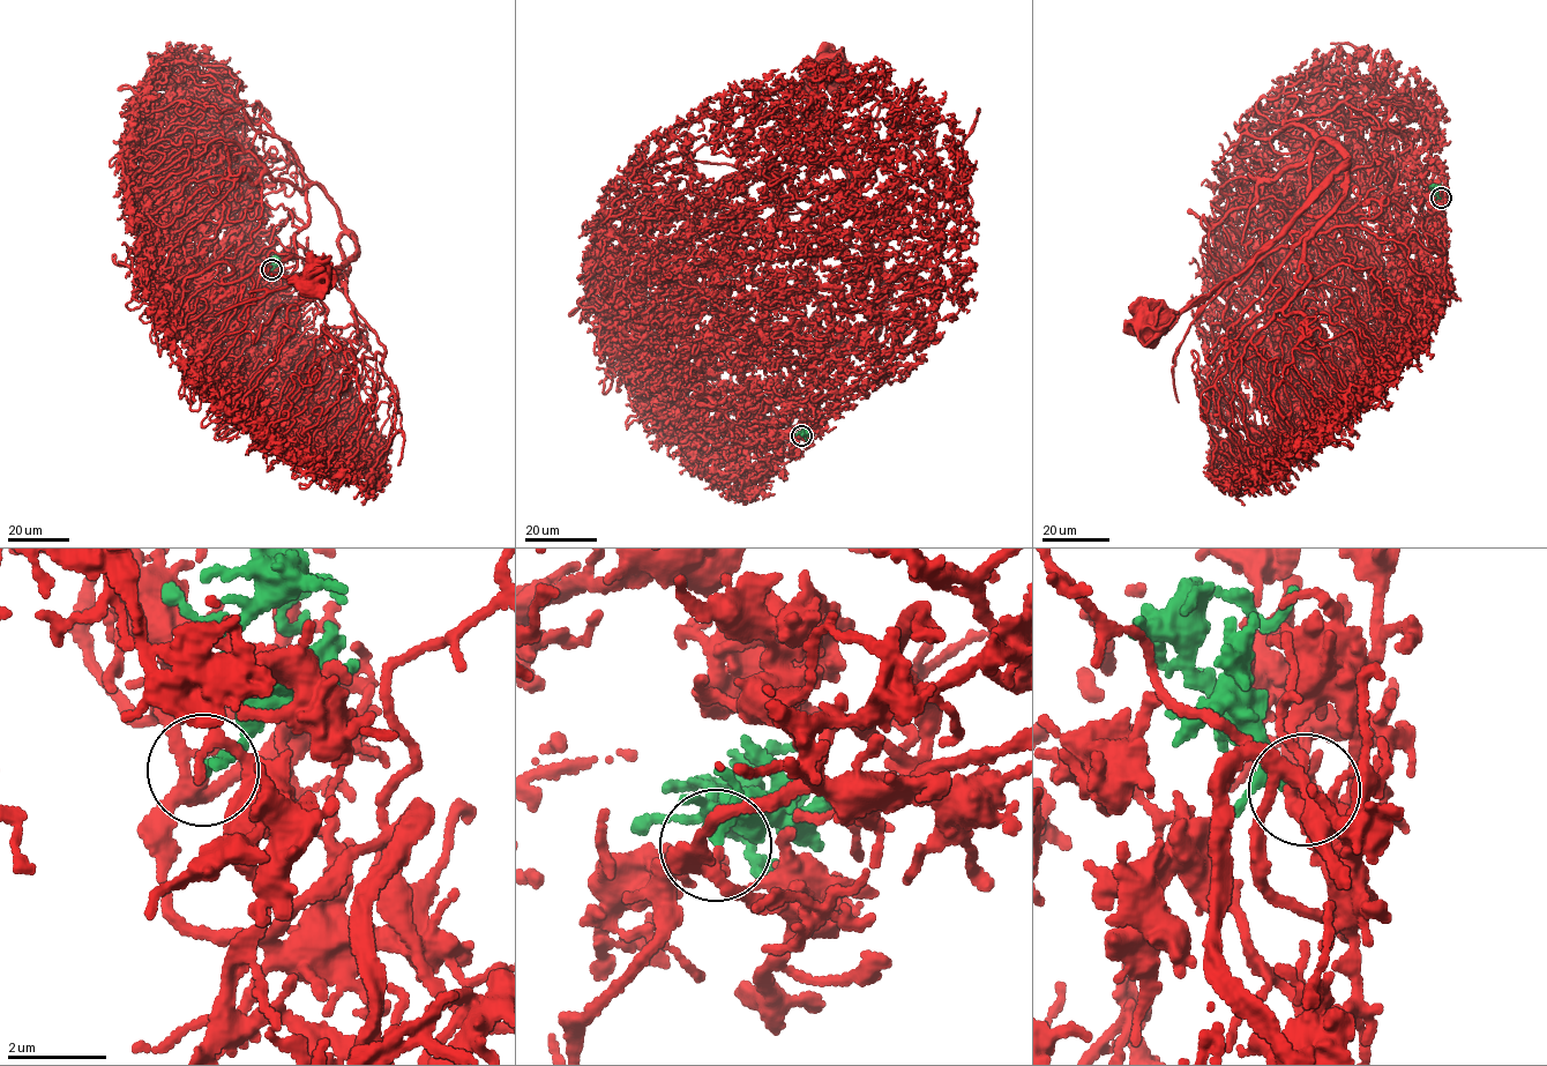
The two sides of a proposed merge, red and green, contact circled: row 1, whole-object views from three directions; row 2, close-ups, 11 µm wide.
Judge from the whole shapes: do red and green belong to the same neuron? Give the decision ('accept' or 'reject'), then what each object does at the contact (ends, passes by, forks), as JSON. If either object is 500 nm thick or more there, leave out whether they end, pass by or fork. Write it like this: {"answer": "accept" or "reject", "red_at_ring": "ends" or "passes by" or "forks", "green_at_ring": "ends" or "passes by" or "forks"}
{"answer": "accept", "red_at_ring": "forks", "green_at_ring": "passes by"}

